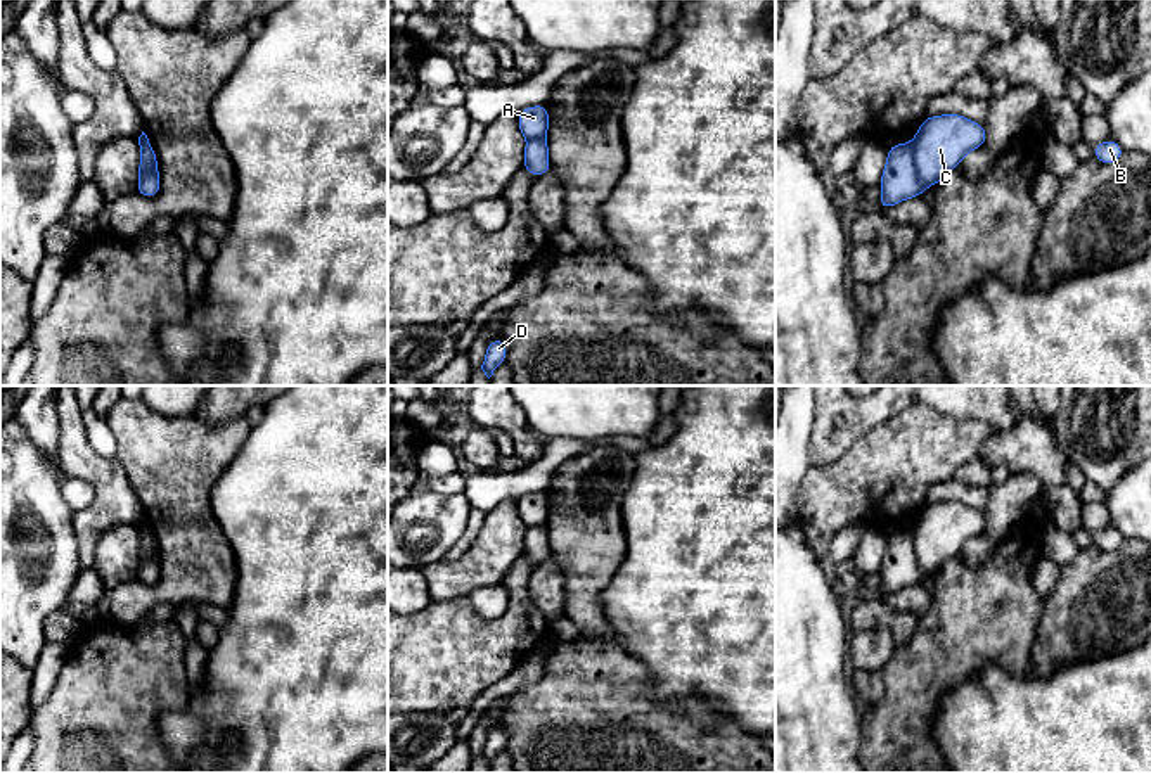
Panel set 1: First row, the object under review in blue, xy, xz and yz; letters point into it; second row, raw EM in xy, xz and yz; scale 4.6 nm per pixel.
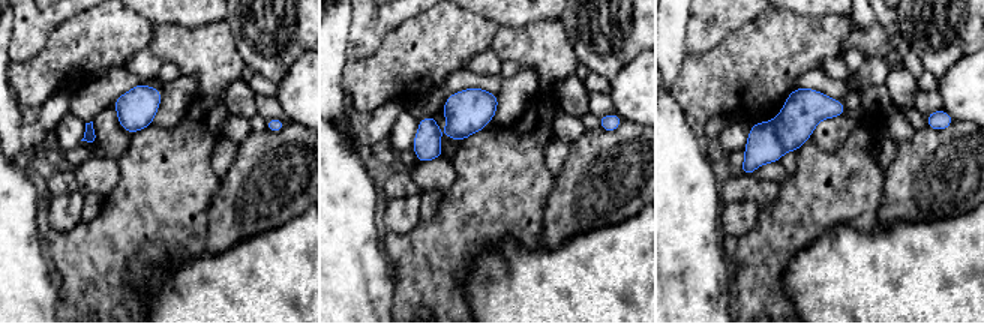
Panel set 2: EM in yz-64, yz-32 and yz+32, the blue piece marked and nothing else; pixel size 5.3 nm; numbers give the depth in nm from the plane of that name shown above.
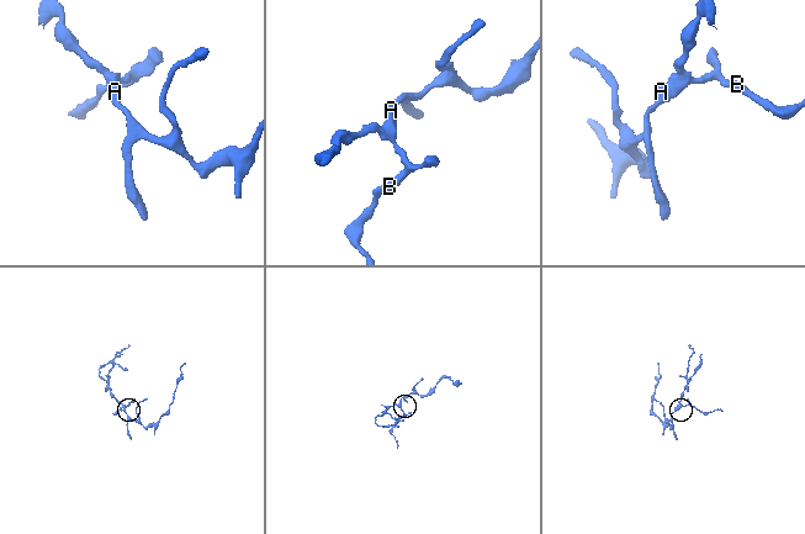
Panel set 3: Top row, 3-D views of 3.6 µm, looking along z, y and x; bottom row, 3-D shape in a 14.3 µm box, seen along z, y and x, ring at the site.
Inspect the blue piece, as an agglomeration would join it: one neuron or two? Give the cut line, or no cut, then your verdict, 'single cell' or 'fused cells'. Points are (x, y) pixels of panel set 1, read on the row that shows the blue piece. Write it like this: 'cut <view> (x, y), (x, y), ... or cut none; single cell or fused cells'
cut yz (911, 144), (914, 170), (925, 185); fused cells

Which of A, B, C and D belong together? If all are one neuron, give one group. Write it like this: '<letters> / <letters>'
A / B C D

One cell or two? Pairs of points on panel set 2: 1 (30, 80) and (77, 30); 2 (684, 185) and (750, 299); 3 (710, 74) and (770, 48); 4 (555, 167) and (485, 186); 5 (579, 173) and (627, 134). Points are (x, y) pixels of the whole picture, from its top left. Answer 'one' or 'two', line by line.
1: one
2: two
3: one
4: two
5: one

